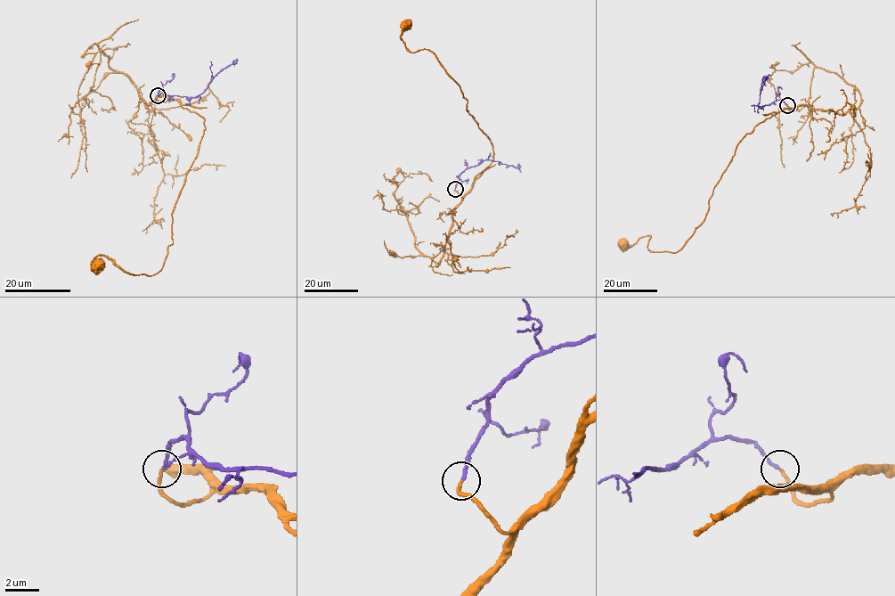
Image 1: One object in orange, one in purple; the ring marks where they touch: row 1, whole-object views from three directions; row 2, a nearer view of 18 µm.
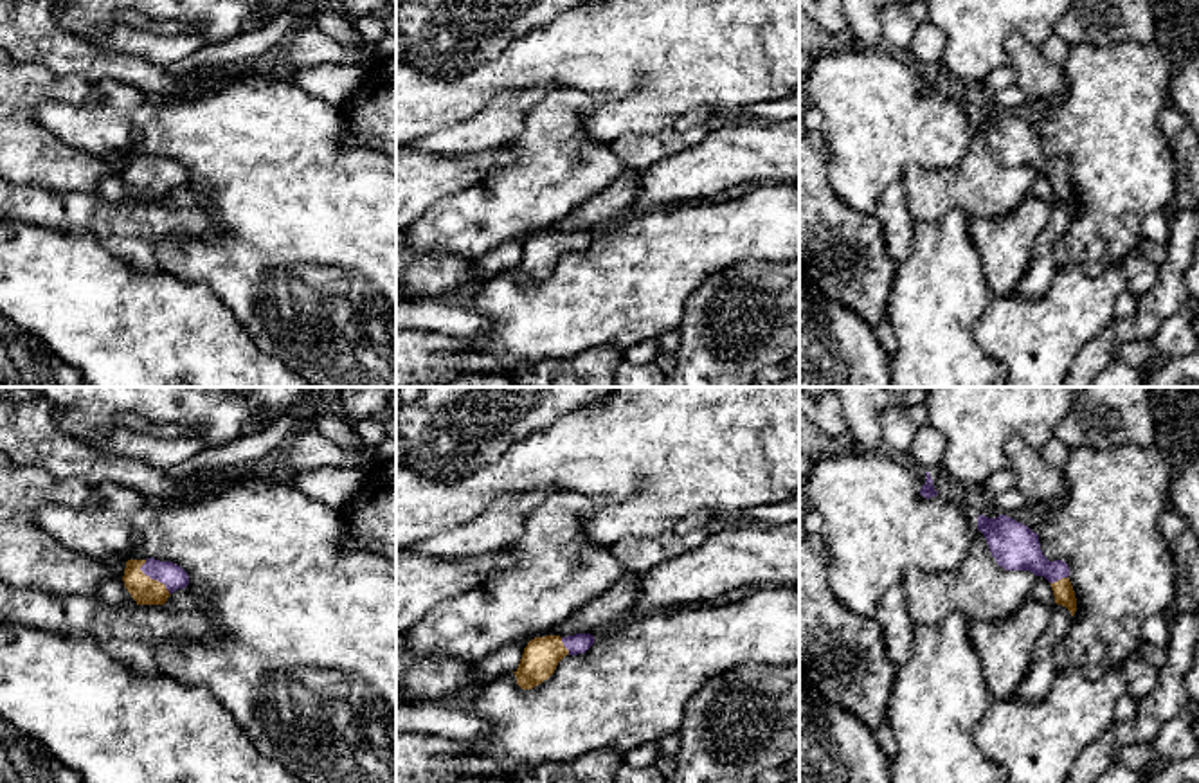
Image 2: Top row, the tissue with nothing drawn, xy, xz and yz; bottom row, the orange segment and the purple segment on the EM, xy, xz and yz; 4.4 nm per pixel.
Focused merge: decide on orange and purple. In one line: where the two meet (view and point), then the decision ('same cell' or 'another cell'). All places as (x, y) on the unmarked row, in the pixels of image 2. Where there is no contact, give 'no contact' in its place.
contact xy (153, 177); same cell

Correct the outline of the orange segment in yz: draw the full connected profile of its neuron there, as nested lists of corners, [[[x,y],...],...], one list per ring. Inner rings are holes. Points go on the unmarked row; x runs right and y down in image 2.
[[[979,112],[978,128],[985,131],[999,164],[1044,173],[1051,182],[1055,200],[1066,203],[1075,212],[1077,194],[1068,175],[1069,164],[1062,157],[1050,158],[1042,151],[1037,130],[1006,112],[999,112],[997,115]]]

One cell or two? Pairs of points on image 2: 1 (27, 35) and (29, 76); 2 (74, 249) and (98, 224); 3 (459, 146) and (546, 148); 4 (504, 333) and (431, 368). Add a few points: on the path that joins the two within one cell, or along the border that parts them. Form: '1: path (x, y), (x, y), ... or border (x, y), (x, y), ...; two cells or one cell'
1: border (18, 60), (42, 63), (58, 74), (71, 74); two cells
2: border (47, 227), (89, 231), (121, 260); two cells
3: path (481, 135), (524, 135); one cell
4: border (465, 341), (472, 351), (485, 353), (495, 368); two cells

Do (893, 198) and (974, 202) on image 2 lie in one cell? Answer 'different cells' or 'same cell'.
same cell

